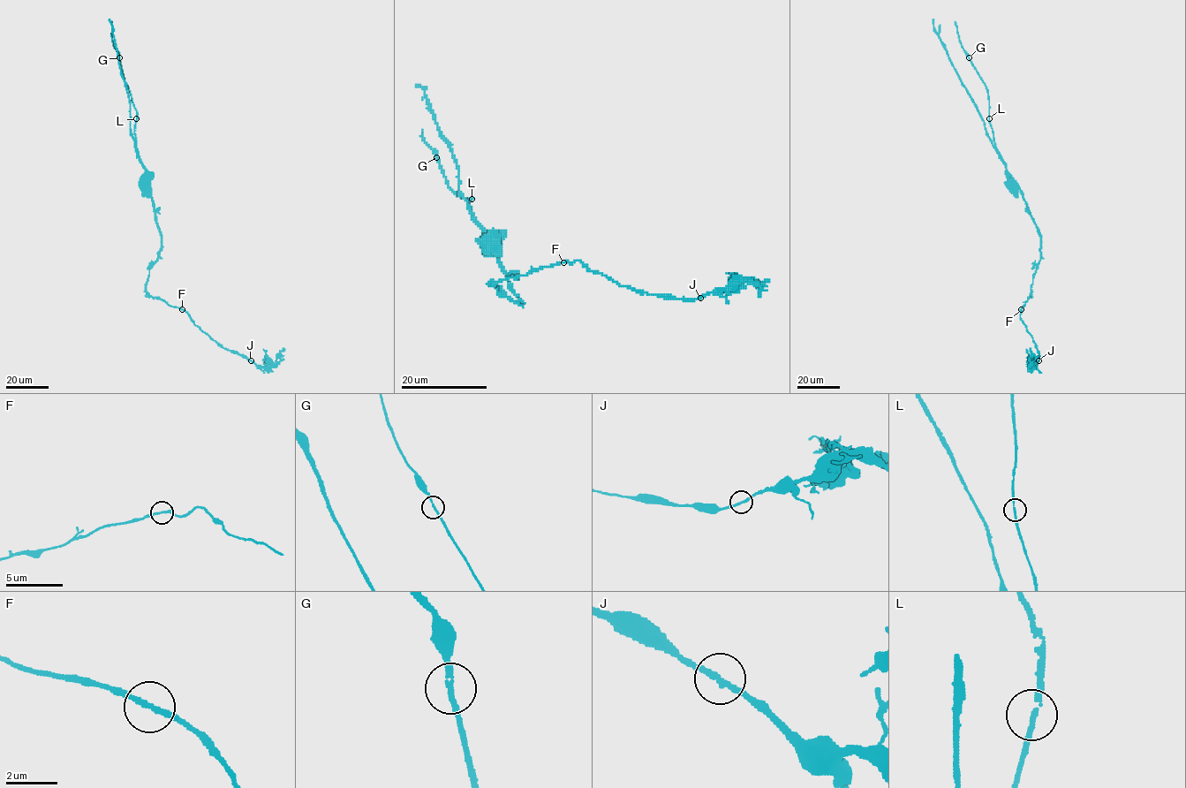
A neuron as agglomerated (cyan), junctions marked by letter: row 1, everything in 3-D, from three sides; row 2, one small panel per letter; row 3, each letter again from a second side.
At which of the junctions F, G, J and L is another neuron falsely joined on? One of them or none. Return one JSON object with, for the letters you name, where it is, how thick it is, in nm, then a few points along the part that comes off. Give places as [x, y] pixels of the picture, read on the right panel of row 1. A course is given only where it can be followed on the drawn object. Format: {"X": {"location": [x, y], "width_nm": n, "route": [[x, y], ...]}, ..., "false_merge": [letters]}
{"false_merge": []}

